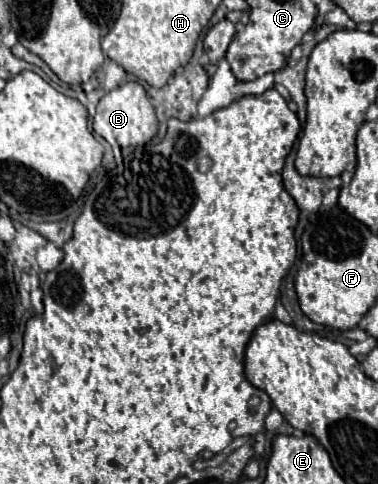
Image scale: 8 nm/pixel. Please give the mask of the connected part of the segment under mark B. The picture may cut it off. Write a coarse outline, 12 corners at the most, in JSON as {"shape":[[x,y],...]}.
{"shape":[[143,85],[103,95],[93,129],[123,149],[157,135]]}

